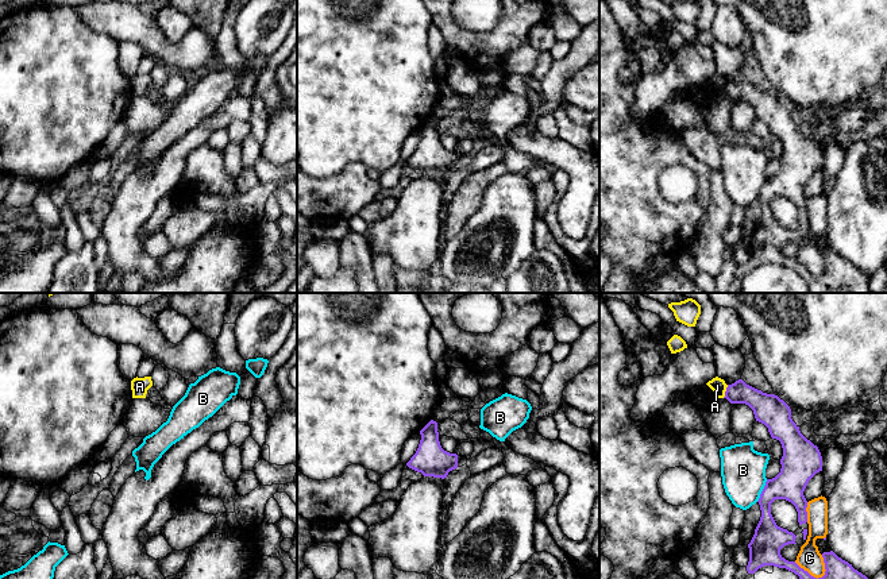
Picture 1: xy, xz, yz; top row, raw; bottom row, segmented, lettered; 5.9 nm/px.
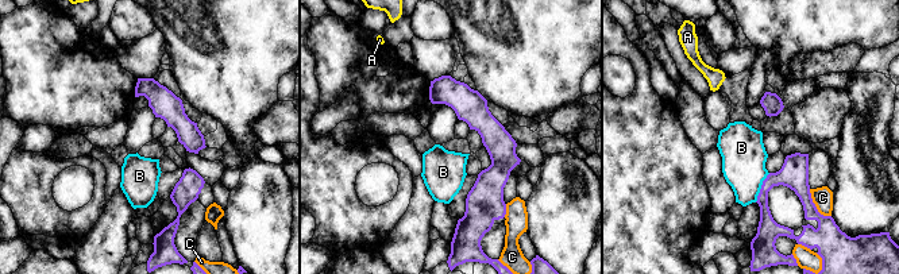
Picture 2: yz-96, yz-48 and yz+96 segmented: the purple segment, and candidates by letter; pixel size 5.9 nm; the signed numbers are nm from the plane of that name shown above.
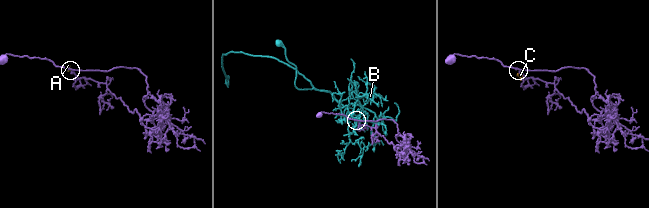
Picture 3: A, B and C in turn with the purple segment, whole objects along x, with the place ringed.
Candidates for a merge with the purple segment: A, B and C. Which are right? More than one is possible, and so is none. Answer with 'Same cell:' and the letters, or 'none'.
Same cell: none

